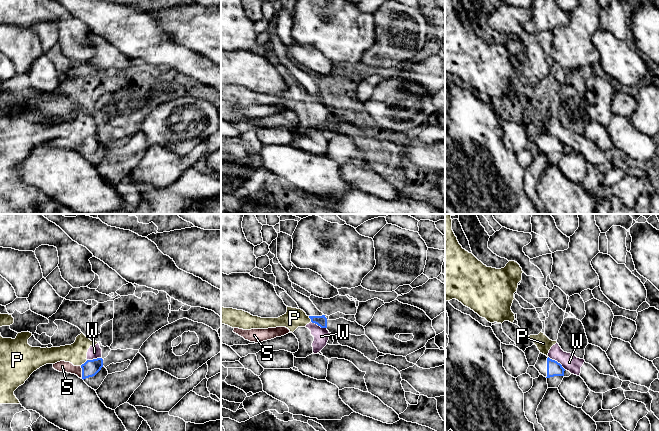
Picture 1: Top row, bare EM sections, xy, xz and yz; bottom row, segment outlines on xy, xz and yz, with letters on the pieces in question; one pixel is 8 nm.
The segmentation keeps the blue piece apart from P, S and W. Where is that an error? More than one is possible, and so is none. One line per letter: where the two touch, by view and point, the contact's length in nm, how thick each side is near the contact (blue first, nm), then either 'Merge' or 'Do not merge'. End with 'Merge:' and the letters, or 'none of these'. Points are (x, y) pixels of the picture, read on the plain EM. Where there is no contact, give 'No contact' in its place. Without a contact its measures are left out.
P: Touches blue at xy (84, 139). Shared border 80 nm. Thickness 140 nm (blue) against 170 nm. Do not merge
S: Touches blue at xy (82, 148). Shared border 110 nm. Thickness 140 nm (blue) against 90 nm. Merge
W: Touches blue at yz (556, 137). Shared border 180 nm. Thickness 120 nm (blue) against 140 nm. Do not merge
Merge: S

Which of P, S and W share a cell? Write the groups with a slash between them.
P W / S

